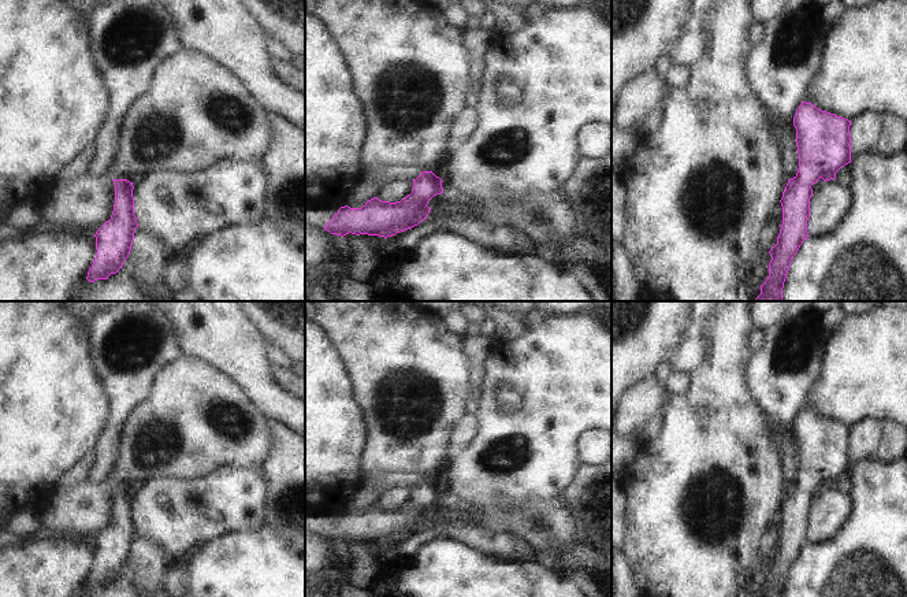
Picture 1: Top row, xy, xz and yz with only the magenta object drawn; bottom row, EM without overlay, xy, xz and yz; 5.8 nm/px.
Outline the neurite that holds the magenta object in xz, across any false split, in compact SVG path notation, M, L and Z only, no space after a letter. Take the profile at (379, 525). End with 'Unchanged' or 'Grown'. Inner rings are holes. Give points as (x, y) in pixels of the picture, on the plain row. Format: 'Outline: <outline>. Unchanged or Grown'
Outline: M432 478L420 479L413 490L412 500L397 509L373 504L361 515L341 513L324 537L341 544L352 539L387 545L417 533L431 518L428 508L443 500L443 494L442 486Z. Unchanged

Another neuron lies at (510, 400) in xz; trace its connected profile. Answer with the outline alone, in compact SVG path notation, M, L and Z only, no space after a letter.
M512 386L503 388L502 408L505 414L516 414L521 411L521 397Z

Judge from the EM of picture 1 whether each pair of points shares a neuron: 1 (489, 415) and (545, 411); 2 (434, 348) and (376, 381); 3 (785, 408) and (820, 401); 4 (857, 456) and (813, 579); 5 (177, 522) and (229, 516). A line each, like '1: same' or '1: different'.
1: same
2: same
3: different
4: different
5: same

